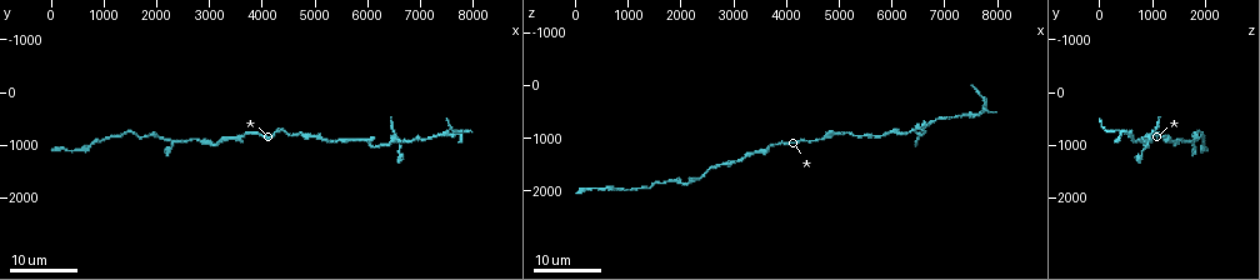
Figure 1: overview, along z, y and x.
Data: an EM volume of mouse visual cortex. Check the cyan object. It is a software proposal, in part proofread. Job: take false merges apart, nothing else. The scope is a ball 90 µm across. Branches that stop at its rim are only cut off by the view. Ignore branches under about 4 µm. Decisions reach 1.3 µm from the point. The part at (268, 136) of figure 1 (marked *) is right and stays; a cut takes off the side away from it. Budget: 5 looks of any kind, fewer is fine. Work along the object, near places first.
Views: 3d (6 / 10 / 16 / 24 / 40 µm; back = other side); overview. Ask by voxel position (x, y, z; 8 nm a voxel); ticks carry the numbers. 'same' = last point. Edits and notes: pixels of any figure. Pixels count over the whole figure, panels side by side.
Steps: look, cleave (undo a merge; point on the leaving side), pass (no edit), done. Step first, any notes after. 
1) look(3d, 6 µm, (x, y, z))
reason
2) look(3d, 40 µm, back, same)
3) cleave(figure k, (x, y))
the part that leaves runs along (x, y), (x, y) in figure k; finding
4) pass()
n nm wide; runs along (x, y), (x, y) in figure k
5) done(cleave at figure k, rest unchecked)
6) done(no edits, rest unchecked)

look(3d, 16 µm, (5750, 900, 1000))
thick turns thin

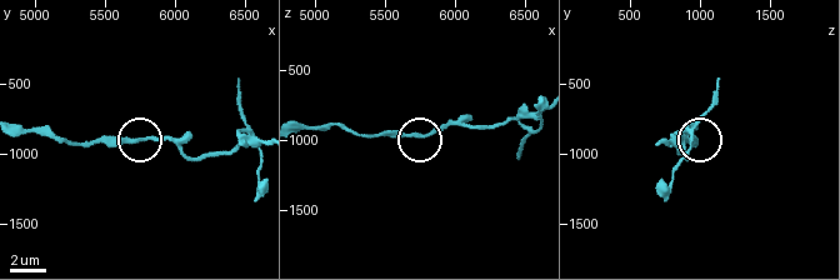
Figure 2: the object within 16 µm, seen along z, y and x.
look(3d, 6 µm, (5700, 900, 980))

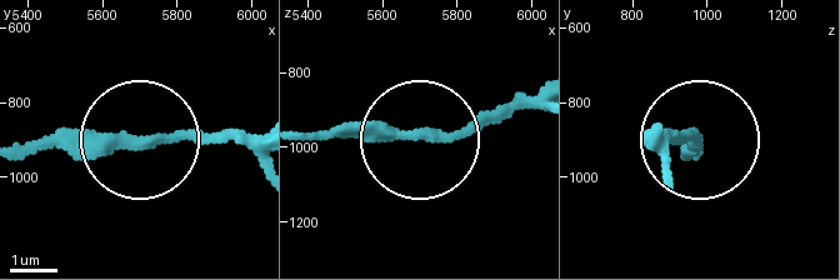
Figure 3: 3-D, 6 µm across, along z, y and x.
look(3d, 6 µm, back, (5700, 910, 970))
from behind

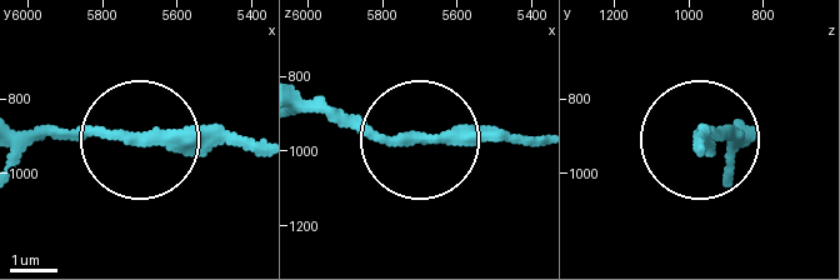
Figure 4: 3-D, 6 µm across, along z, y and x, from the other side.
pass()
230 nm wide; runs along (255, 141), (20, 141) in figure 4; all the same cell

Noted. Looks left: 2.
look(3d, 24 µm, (6600, 950, 800))
four arms meet

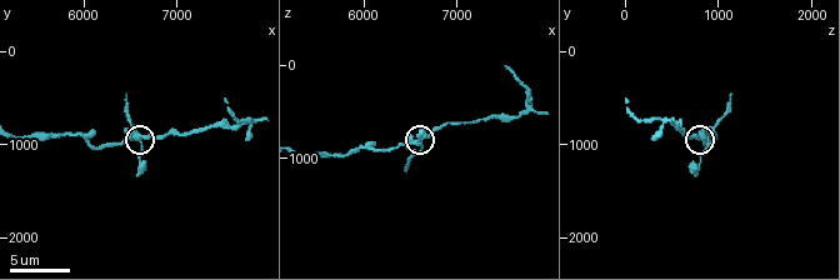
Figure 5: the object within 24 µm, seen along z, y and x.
look(3d, 6 µm, (6600, 950, 800))

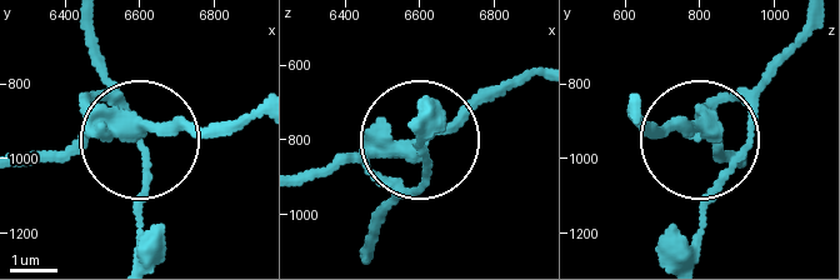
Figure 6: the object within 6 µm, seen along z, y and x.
cleave(figure 6, (145, 146))
4 arms; two cells meet here

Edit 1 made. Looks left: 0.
done(cleave at figure 6, rest unchecked)

